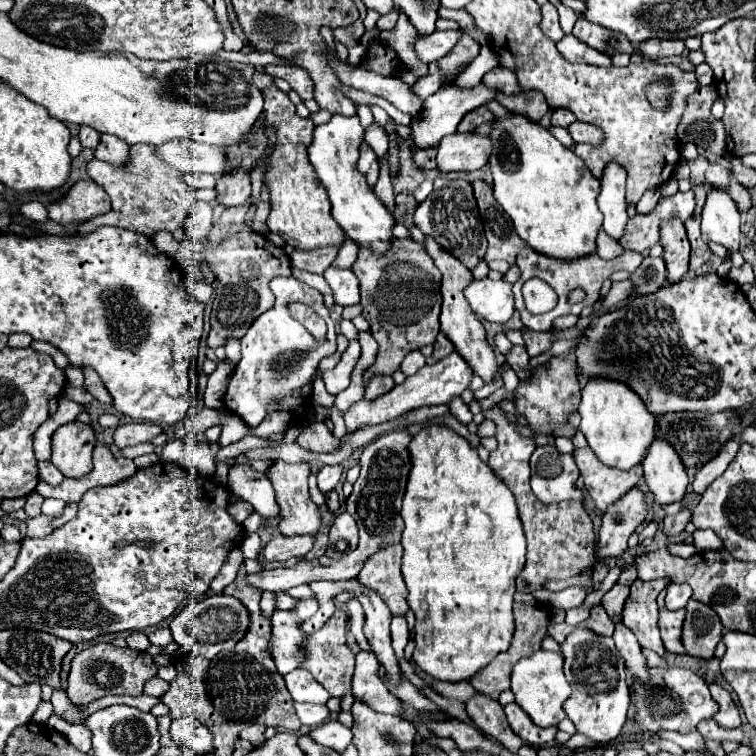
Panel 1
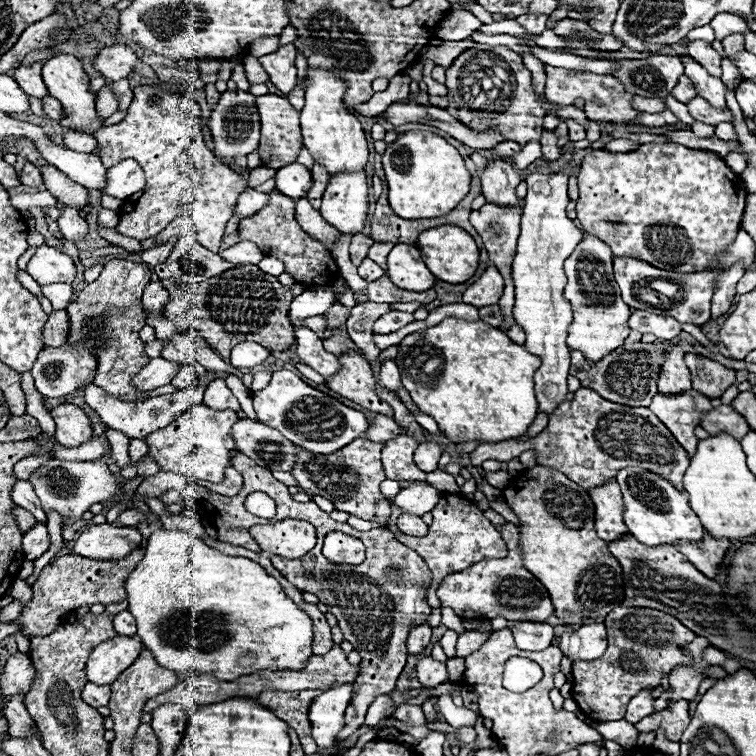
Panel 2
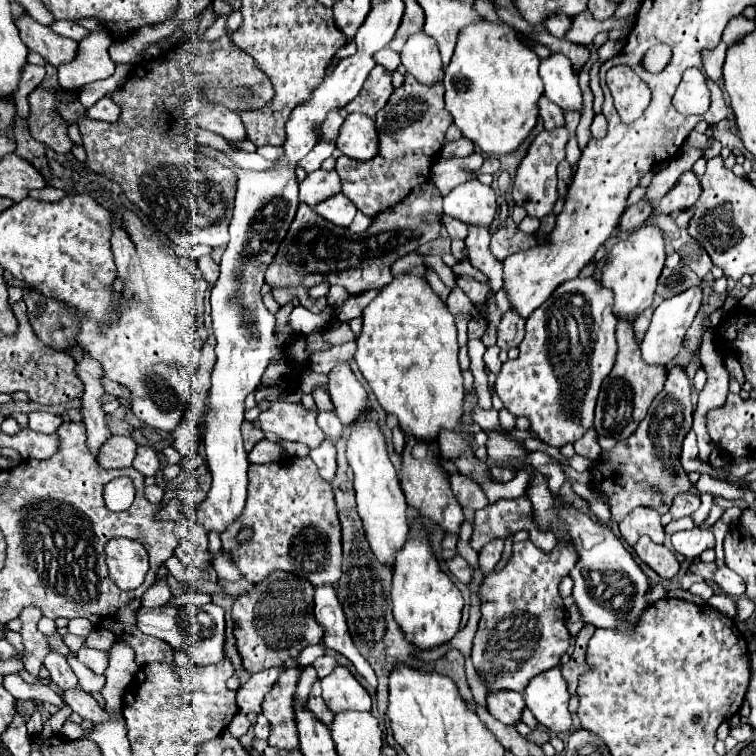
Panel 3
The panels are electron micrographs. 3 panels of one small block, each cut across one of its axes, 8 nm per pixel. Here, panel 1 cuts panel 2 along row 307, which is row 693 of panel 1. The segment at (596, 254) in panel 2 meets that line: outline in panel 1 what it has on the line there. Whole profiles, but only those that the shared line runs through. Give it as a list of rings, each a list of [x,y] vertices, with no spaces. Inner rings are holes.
[[[576,628],[562,644],[562,654],[564,674],[572,686],[572,694],[564,702],[566,716],[574,722],[576,732],[588,736],[590,740],[614,740],[626,722],[630,706],[630,672],[624,664],[624,658],[620,658],[612,638],[600,638],[588,628]],[[604,660],[610,660],[610,664]]]

